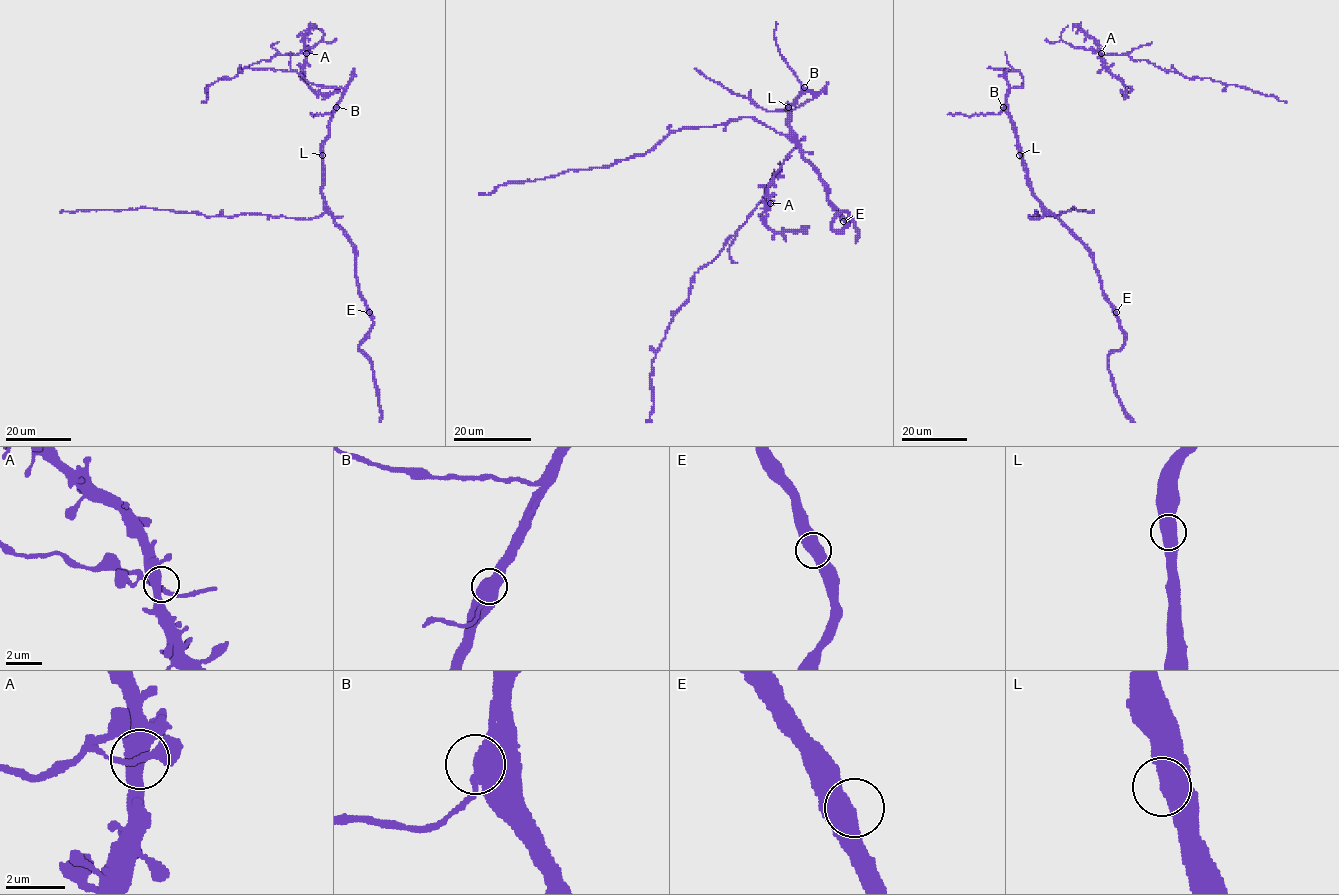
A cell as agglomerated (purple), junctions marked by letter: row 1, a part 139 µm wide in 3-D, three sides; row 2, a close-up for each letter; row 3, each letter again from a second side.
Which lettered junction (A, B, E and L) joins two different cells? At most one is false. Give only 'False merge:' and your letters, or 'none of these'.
False merge: none of these

